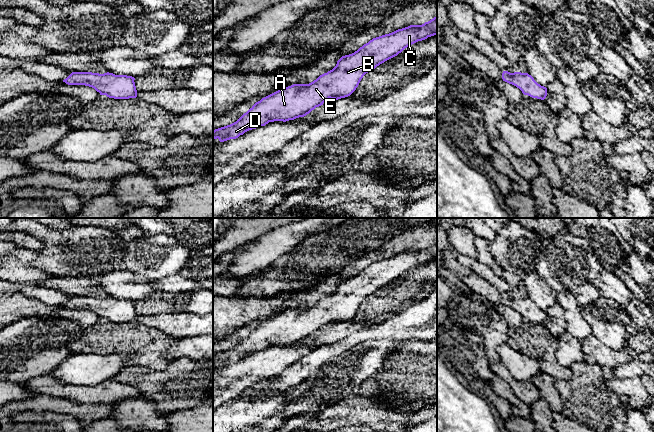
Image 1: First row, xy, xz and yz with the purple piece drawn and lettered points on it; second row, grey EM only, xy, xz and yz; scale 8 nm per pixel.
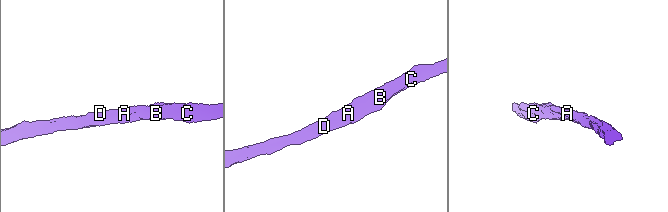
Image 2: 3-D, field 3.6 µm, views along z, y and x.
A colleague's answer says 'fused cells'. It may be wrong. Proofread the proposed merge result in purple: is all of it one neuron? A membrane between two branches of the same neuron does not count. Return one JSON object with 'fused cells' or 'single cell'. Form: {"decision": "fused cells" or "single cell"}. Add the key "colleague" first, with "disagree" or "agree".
{"colleague": "disagree", "decision": "single cell"}

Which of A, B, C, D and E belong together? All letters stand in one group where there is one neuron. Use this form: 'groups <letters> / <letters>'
groups A B C D E

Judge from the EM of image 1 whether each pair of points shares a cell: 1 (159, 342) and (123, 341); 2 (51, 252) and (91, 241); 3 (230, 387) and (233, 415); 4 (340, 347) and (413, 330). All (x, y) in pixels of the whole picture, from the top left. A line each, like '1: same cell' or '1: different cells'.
1: same cell
2: same cell
3: different cells
4: same cell

